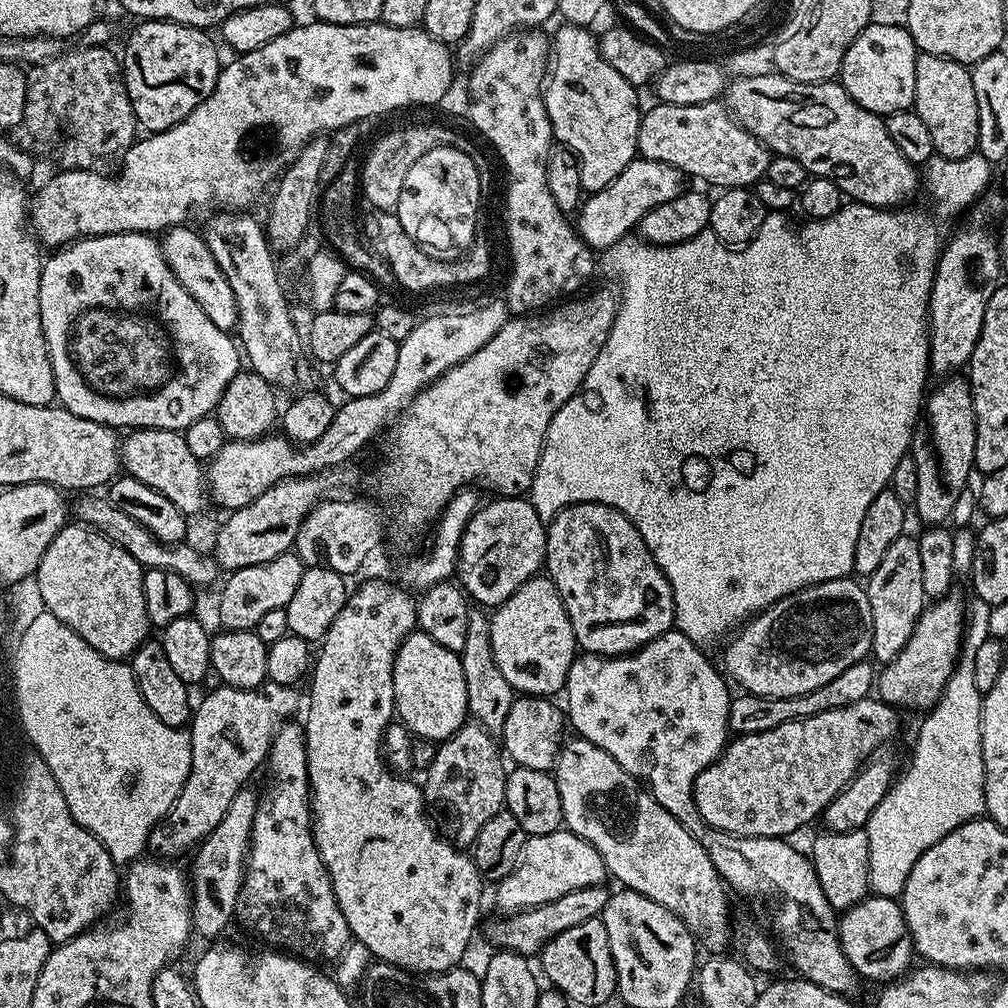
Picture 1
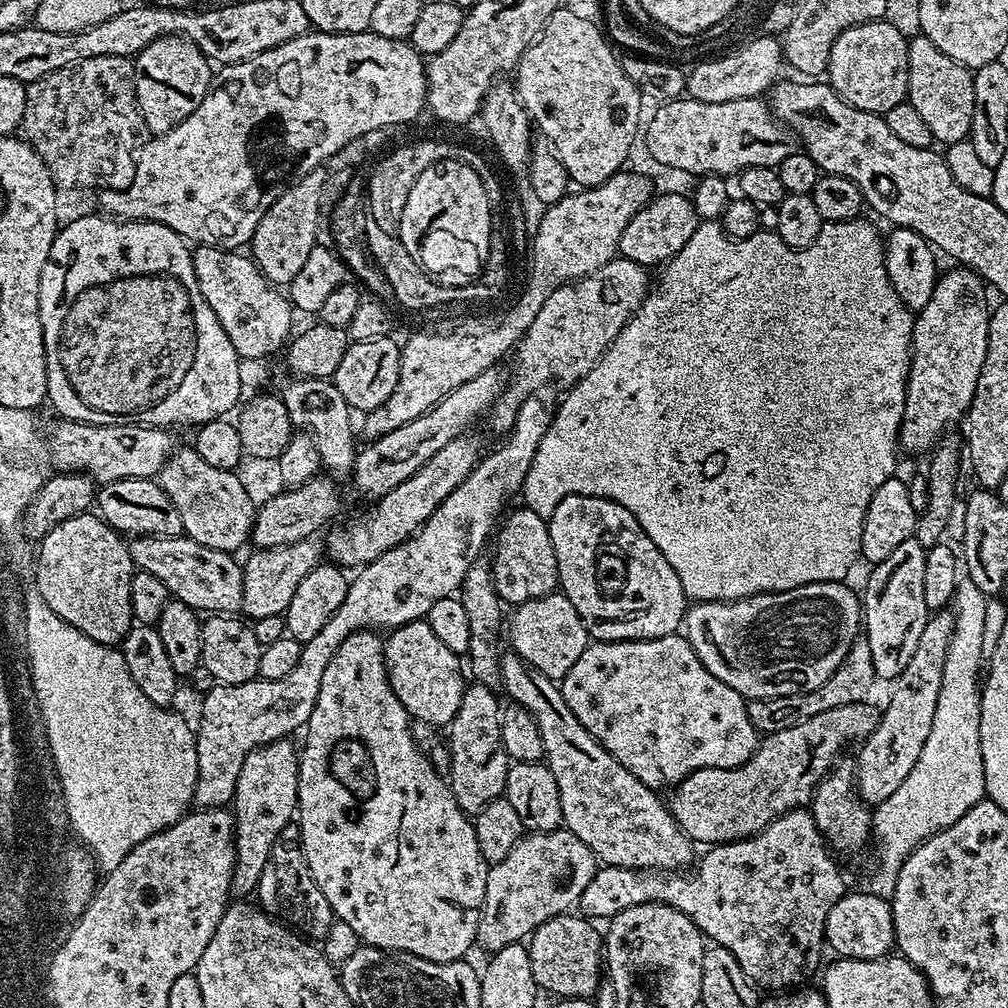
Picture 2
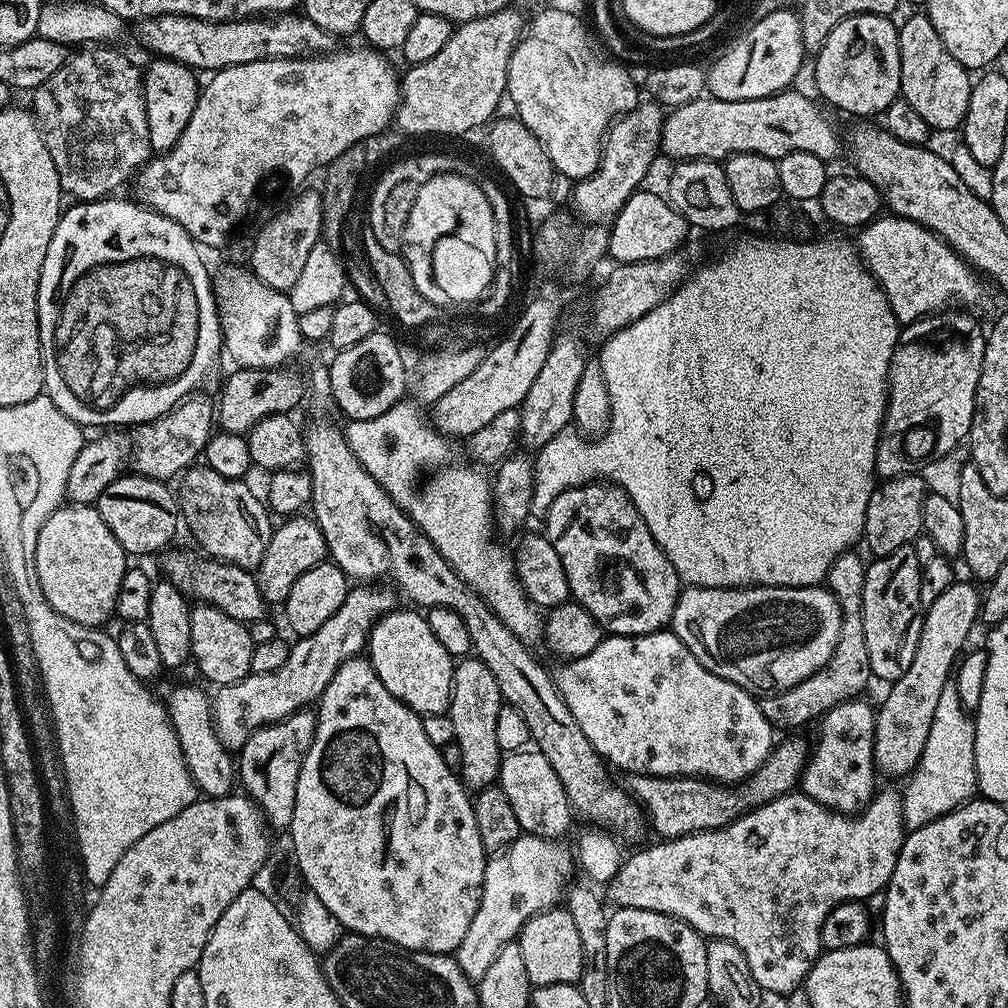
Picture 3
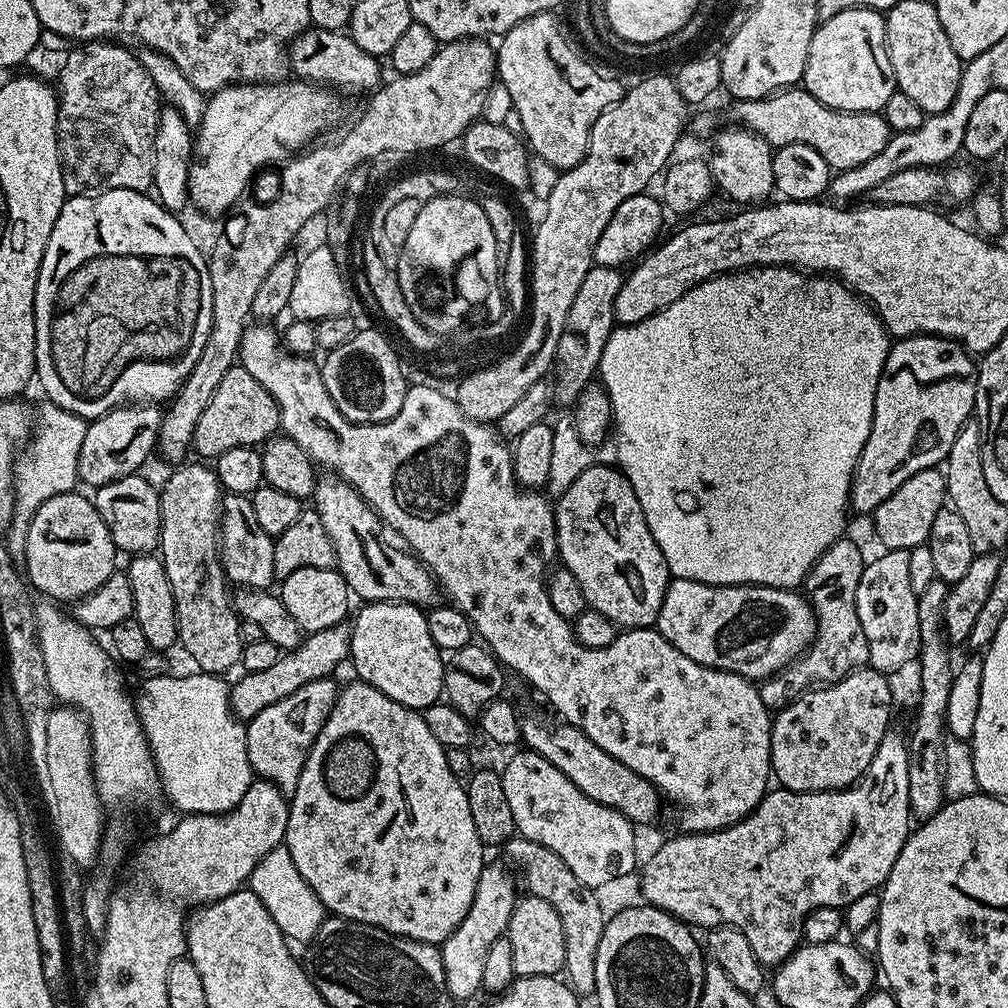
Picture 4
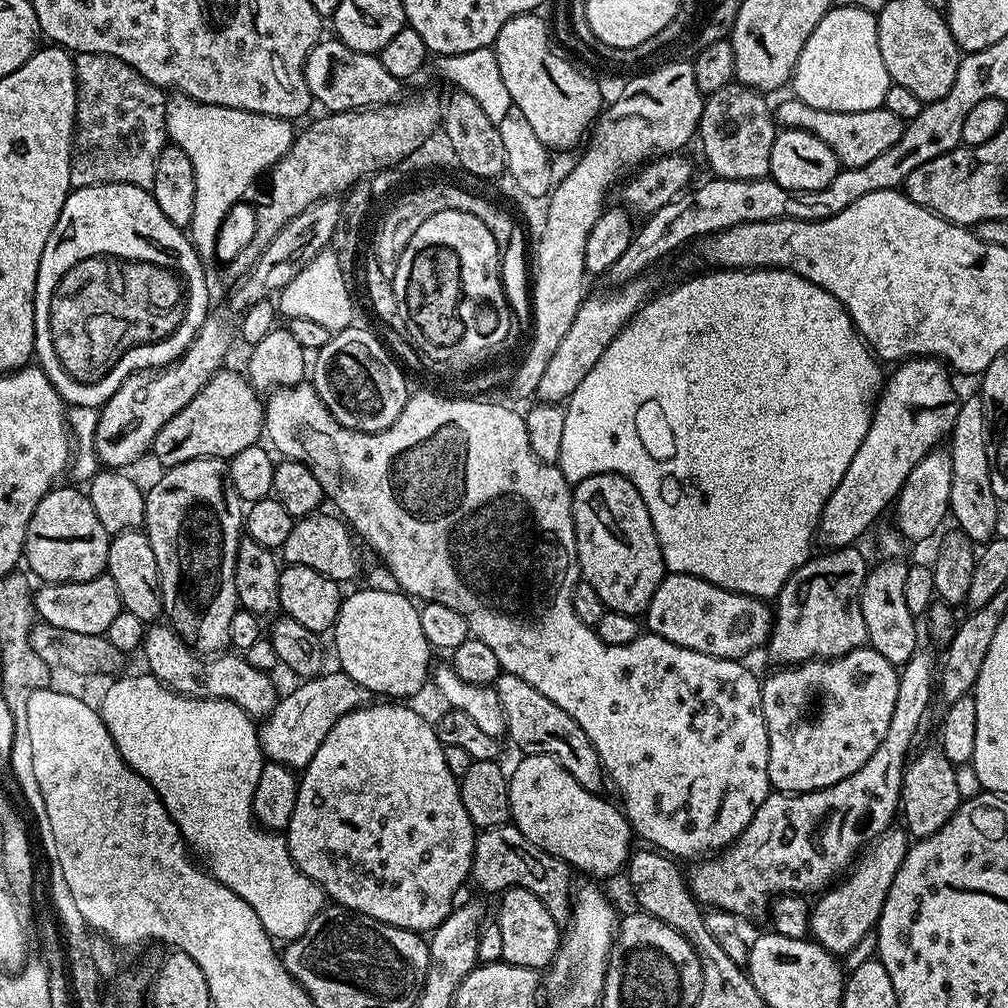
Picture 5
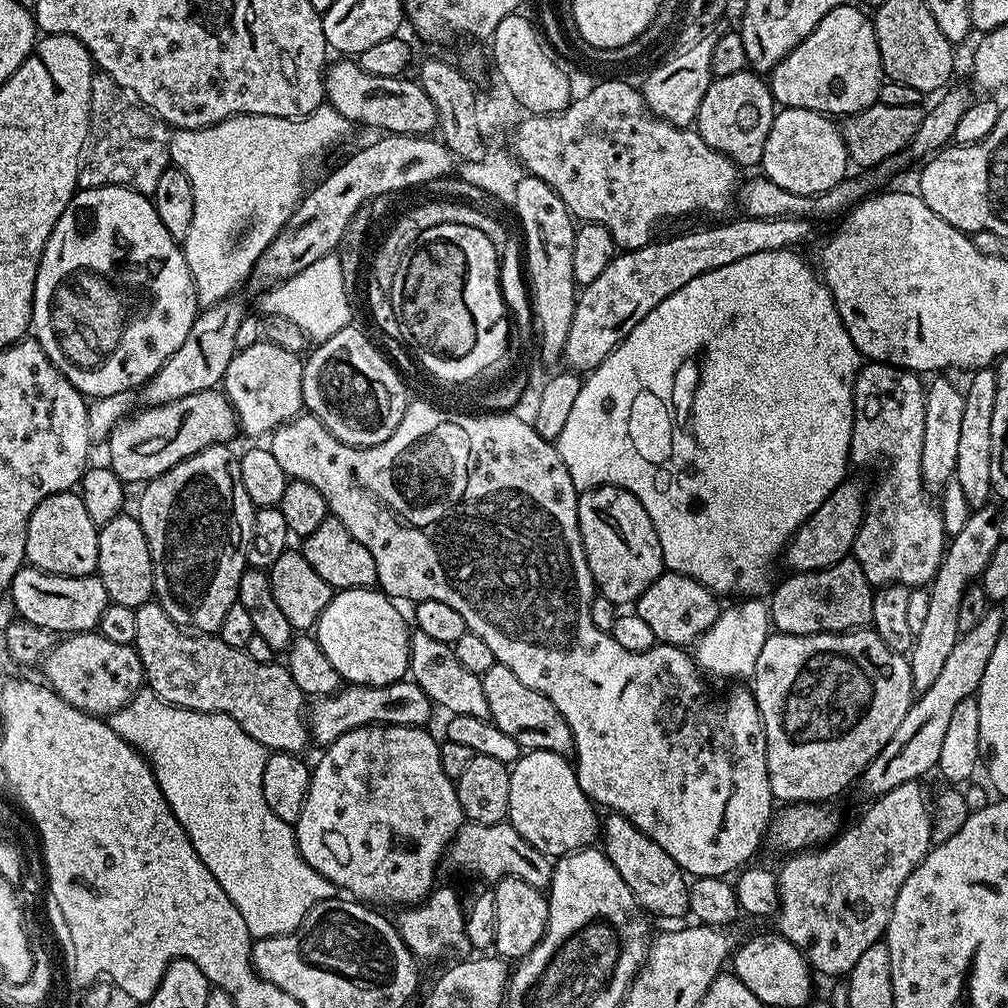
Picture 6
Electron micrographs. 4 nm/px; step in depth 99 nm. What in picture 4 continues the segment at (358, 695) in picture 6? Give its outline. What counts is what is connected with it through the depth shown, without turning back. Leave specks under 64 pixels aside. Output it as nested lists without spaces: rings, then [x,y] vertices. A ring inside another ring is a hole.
[[[335,679],[306,682],[306,686],[294,690],[290,698],[282,698],[282,702],[274,702],[274,706],[266,706],[246,724],[246,754],[250,754],[250,766],[259,779],[274,782],[282,794],[291,798],[296,792],[298,778],[302,778],[302,766],[306,766],[306,758],[322,730],[326,726],[326,718],[330,718],[330,710],[334,710],[334,702],[338,695],[338,684]]]

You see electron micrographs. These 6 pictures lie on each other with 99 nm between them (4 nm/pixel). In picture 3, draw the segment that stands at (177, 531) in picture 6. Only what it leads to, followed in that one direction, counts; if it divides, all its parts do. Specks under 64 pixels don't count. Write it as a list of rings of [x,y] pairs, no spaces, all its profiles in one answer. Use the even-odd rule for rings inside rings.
[[[203,602],[197,603],[190,614],[191,659],[196,660],[200,672],[212,683],[212,686],[233,684],[246,678],[252,672],[252,659],[256,645],[248,633],[248,624],[242,620],[230,618],[222,610]]]

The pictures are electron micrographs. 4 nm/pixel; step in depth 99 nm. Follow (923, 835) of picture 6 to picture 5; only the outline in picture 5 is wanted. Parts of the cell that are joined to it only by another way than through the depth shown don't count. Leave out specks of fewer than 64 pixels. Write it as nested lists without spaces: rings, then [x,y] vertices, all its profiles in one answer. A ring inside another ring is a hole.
[[[893,826],[863,849],[851,865],[847,873],[849,876],[845,875],[839,882],[821,891],[818,896],[820,901],[811,905],[811,939],[833,954],[852,952],[867,936],[869,939],[870,933],[880,922],[886,894],[890,894],[890,882],[894,882],[894,874],[898,874],[909,847],[908,832],[903,827]]]

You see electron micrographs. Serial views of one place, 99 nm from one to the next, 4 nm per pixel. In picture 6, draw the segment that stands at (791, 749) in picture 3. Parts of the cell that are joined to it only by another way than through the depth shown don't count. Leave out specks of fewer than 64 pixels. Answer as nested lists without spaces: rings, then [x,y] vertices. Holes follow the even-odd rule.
[[[498,663],[490,666],[490,670],[482,673],[480,681],[482,691],[486,693],[491,722],[507,737],[512,738],[521,750],[546,750],[566,757],[575,753],[574,734],[570,726],[566,726],[566,718],[558,714],[558,706],[554,706],[554,702],[550,702],[550,698],[546,698],[538,690],[530,690],[530,686],[518,682],[518,677],[514,670],[510,670],[510,666]]]

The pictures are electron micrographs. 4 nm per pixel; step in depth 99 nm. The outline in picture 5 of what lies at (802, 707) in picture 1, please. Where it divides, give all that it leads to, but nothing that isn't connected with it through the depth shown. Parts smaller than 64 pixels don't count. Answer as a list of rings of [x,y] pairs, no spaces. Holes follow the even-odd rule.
[[[859,547],[837,548],[835,550],[825,551],[824,556],[819,554],[813,555],[807,560],[795,574],[786,582],[786,586],[782,586],[780,595],[774,600],[774,621],[772,627],[772,635],[766,641],[766,649],[772,655],[772,660],[776,666],[791,666],[794,664],[804,664],[807,660],[832,660],[836,656],[846,654],[855,648],[862,648],[868,644],[868,631],[866,630],[866,618],[862,618],[862,606],[860,605],[860,591],[864,585],[864,579],[868,576],[870,567],[869,561],[864,561],[864,556],[859,552]]]

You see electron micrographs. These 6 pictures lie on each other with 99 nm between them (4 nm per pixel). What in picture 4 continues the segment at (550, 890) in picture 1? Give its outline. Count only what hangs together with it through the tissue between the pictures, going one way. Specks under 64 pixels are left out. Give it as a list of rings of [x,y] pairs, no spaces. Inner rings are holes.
[[[485,863],[482,874],[478,878],[478,890],[474,894],[474,902],[470,902],[470,910],[466,918],[446,938],[443,944],[439,945],[442,966],[444,967],[444,981],[448,983],[448,992],[453,1001],[468,1000],[477,991],[483,989],[482,965],[486,962],[486,950],[499,936],[505,935],[508,931],[510,914],[514,910],[518,899],[518,891],[512,885],[508,872],[500,864]]]

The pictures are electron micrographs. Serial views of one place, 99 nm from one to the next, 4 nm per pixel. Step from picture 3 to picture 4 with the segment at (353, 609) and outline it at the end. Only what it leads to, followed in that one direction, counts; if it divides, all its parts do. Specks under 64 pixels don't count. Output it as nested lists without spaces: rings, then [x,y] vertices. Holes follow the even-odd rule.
[[[347,623],[330,626],[330,630],[318,630],[307,633],[298,647],[285,651],[274,666],[257,672],[244,672],[237,684],[230,688],[230,706],[232,713],[242,721],[250,721],[266,706],[274,706],[274,702],[282,702],[282,698],[290,698],[294,690],[306,686],[306,682],[326,680],[333,675],[332,671],[340,663],[349,659],[352,651],[352,629]]]

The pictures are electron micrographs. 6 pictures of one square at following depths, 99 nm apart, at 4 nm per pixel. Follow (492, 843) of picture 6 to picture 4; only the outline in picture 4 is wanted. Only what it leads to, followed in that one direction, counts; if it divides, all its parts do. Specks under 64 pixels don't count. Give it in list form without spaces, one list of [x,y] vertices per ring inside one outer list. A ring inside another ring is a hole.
[[[515,836],[509,840],[504,851],[509,860],[522,871],[525,888],[531,895],[543,898],[554,907],[562,919],[562,928],[566,935],[566,979],[581,998],[591,997],[596,990],[596,975],[594,962],[598,954],[598,942],[604,933],[606,919],[599,907],[594,889],[580,882],[570,866],[562,861],[558,854],[547,850],[540,843],[530,842],[528,839]]]

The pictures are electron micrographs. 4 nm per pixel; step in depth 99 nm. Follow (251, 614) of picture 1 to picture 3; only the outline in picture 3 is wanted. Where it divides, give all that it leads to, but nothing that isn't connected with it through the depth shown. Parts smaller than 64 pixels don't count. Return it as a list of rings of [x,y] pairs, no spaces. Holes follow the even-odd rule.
[[[297,514],[277,523],[272,529],[272,537],[266,546],[266,554],[262,554],[262,562],[254,569],[258,590],[262,590],[262,598],[269,605],[283,605],[294,582],[298,582],[298,578],[306,574],[306,570],[325,563],[327,556],[326,538],[316,525],[315,519],[304,514]]]

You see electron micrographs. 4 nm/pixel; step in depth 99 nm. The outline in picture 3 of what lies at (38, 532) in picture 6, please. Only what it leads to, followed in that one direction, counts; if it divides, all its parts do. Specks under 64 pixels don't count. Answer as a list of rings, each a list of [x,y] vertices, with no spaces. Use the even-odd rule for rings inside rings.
[[[65,503],[56,508],[38,533],[38,582],[42,582],[42,594],[46,594],[46,602],[62,614],[62,618],[70,618],[70,622],[78,622],[87,628],[100,628],[108,619],[116,616],[116,595],[122,586],[124,573],[130,567],[129,557],[124,547],[110,534],[110,526],[102,522],[102,514],[91,504]]]

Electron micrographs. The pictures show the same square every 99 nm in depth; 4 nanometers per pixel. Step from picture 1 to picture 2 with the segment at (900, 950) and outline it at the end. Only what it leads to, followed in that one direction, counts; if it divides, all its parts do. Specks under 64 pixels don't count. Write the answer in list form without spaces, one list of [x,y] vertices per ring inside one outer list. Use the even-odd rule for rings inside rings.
[[[867,890],[849,891],[838,898],[834,906],[830,906],[830,914],[826,914],[824,938],[827,947],[831,951],[833,948],[837,957],[846,960],[873,960],[889,955],[896,942],[891,903]]]

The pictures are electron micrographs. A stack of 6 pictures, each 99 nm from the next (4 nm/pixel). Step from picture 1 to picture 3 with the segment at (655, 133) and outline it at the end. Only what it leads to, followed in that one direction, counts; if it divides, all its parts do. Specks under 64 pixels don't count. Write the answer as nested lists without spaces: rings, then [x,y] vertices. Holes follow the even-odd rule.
[[[785,90],[775,96],[749,100],[701,98],[671,109],[665,115],[660,139],[663,155],[676,162],[723,162],[734,154],[762,154],[778,162],[791,152],[805,152],[814,154],[814,158],[832,162],[839,152],[841,155],[842,136],[836,133],[835,126],[823,112],[825,109],[815,99],[812,101],[810,97],[792,91]]]

